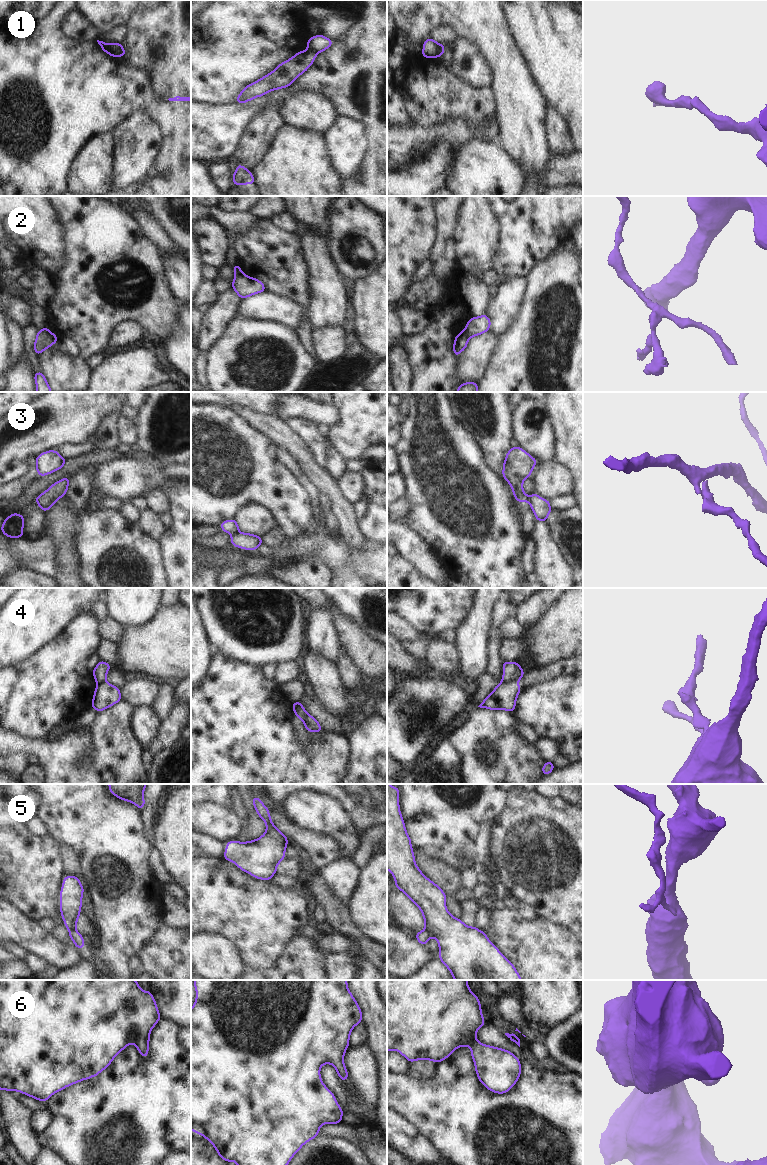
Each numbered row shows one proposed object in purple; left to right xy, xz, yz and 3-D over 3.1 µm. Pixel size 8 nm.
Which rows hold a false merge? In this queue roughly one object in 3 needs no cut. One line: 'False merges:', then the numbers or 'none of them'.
False merges: 1, 2, 3, 4, 5

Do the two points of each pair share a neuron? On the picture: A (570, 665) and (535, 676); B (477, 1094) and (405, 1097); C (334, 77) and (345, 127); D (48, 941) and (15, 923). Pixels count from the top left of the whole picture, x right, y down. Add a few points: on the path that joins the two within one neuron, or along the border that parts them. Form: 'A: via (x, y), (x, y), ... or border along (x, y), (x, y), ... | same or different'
A: via (561, 666), (544, 674) | same
B: via (459, 1097), (423, 1097) | same
C: border along (338, 114), (353, 118), (364, 127) | different
D: via (40, 941), (23, 931) | same

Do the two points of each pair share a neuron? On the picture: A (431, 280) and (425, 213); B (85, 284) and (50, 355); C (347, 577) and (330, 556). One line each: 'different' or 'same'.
A: different
B: different
C: different

